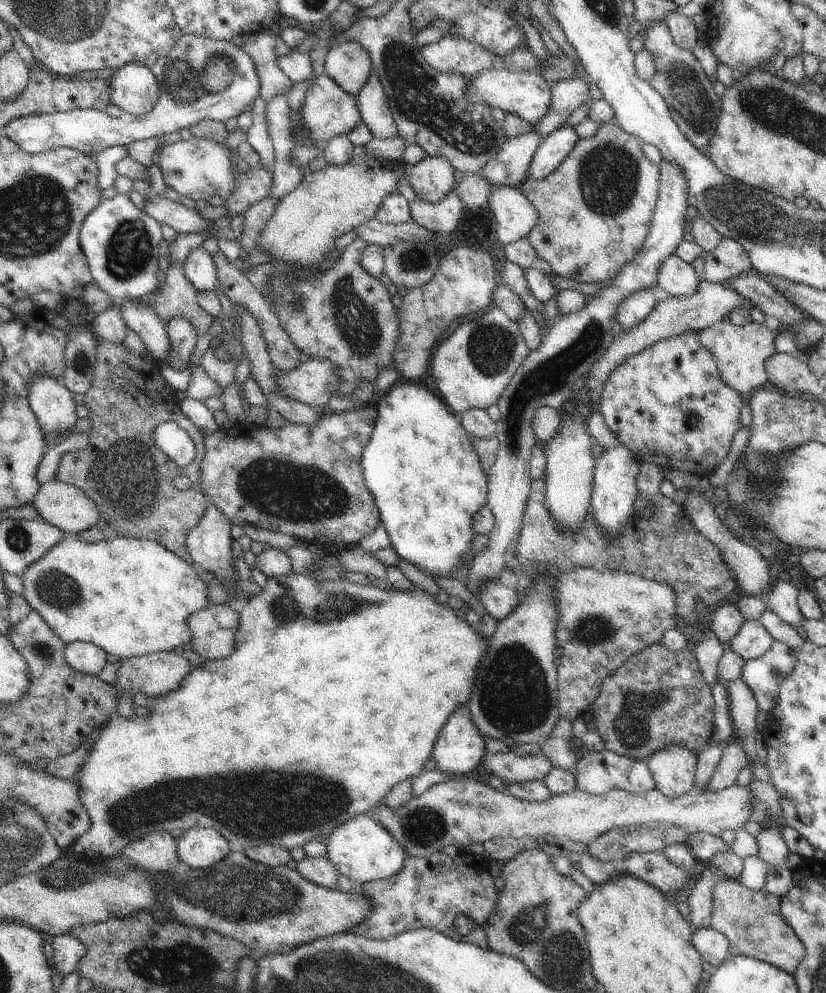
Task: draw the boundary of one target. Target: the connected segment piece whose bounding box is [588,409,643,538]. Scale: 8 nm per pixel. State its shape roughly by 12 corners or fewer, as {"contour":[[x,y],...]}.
{"contour":[[595,409],[588,427],[603,452],[595,462],[591,507],[617,537],[633,516],[643,463]]}

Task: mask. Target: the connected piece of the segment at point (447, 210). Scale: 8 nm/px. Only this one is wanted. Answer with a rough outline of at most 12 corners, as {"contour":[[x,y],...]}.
{"contour":[[455,190],[438,204],[409,202],[412,220],[437,235],[454,232],[463,214]]}

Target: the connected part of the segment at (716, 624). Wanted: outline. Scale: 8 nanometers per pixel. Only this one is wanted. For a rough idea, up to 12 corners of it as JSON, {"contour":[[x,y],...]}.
{"contour":[[735,598],[717,606],[707,626],[723,643],[745,622]]}

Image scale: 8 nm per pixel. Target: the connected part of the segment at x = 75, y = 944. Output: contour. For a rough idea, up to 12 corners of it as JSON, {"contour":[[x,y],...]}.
{"contour":[[66,933],[53,938],[54,963],[64,977],[78,968],[87,948]]}

